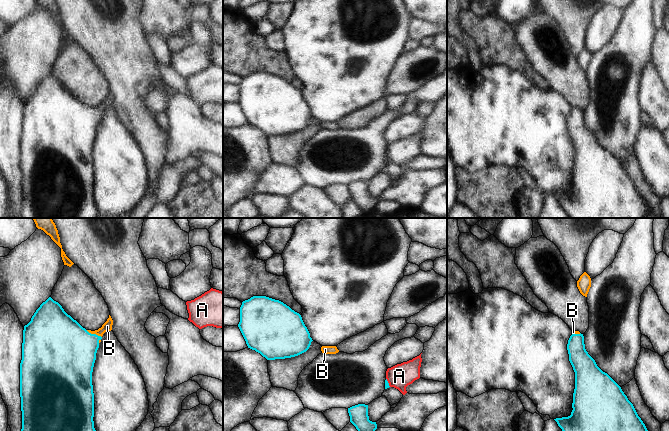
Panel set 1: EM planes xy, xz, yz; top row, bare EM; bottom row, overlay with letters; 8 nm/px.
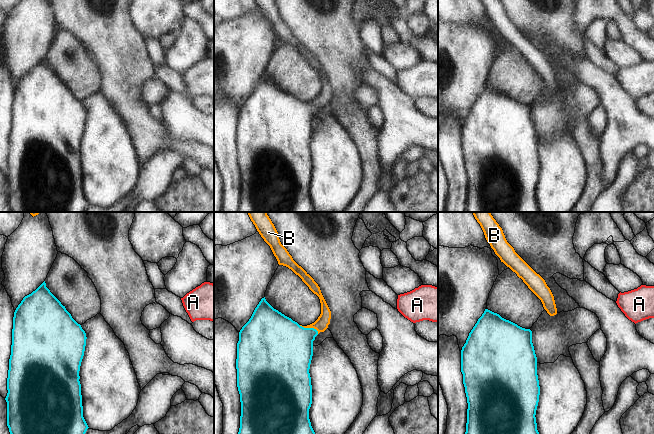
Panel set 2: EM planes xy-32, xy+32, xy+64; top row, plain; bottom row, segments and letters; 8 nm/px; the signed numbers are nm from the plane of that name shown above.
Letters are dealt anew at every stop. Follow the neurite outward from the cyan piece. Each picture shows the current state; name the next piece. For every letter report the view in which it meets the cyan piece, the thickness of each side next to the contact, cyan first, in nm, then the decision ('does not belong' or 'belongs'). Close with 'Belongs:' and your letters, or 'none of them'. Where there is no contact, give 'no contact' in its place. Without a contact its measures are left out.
A: meets cyan in xz; 30 nm thick on the cyan side, 190 nm on the other; does not belong
B: meets cyan in xy; 440 nm thick on the cyan side, 80 nm on the other; belongs
Belongs: B

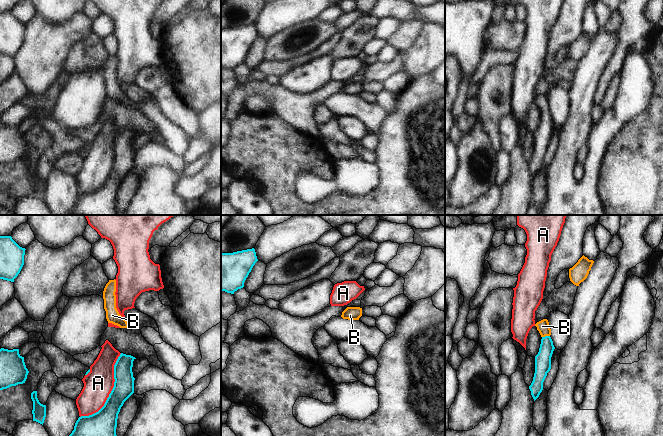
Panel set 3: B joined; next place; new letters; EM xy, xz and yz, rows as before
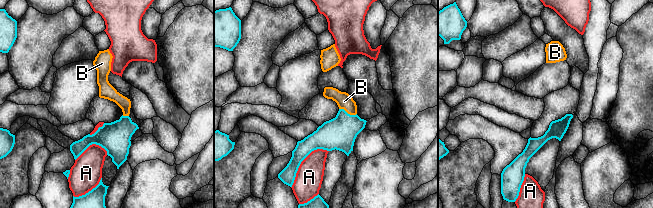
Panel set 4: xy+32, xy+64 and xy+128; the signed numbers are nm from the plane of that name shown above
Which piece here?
A: meets cyan in xy; 200 nm thick on the cyan side, 240 nm on the other; does not belong
B: meets cyan in yz; 130 nm thick on the cyan side, 100 nm on the other; belongs
Belongs: B

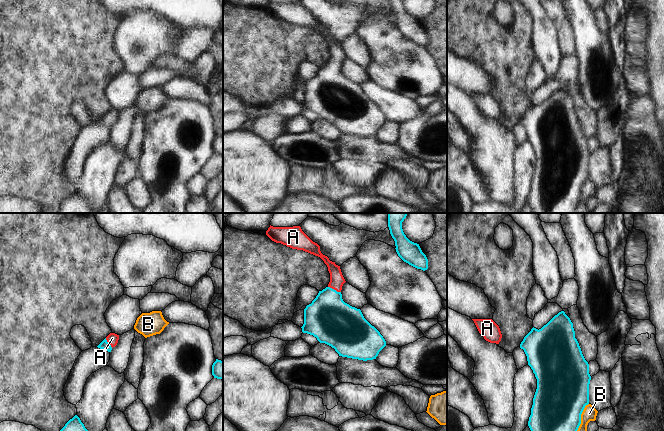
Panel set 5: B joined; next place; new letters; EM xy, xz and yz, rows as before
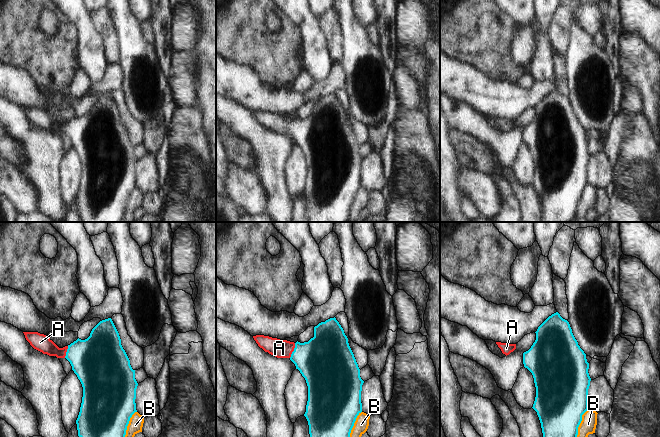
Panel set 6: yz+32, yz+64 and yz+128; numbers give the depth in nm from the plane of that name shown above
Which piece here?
A: meets cyan in xz; 360 nm thick on the cyan side, 120 nm on the other; belongs
B: meets cyan in yz; 420 nm thick on the cyan side, 120 nm on the other; does not belong
Belongs: A

